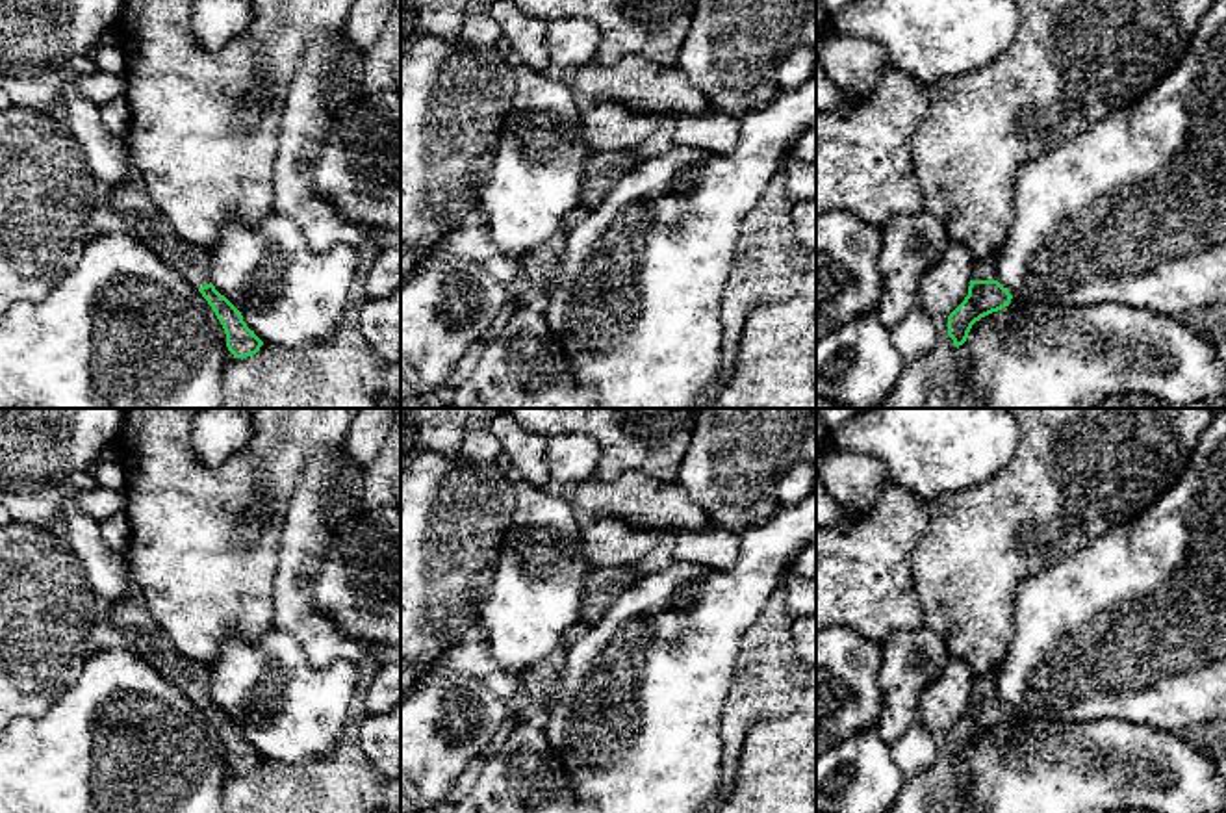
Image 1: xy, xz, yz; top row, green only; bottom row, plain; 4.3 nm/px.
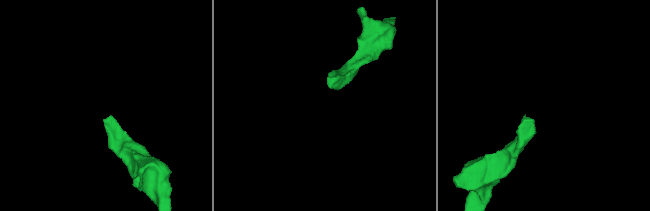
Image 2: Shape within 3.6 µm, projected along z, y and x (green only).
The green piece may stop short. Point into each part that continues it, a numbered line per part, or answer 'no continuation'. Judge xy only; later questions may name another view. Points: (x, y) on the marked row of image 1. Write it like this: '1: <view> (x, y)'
1: xy (130, 199)

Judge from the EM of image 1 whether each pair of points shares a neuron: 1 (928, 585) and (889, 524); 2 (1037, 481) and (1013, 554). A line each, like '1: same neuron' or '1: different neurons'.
1: different neurons
2: same neuron

